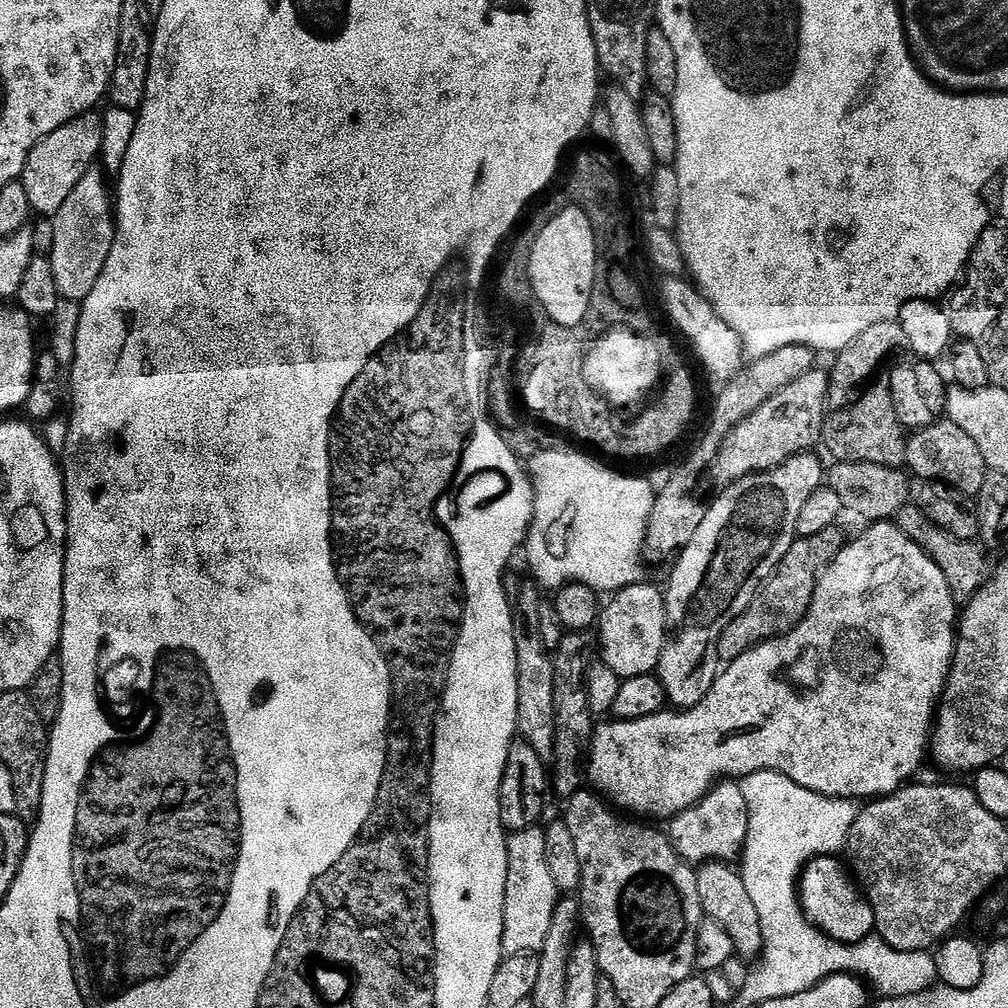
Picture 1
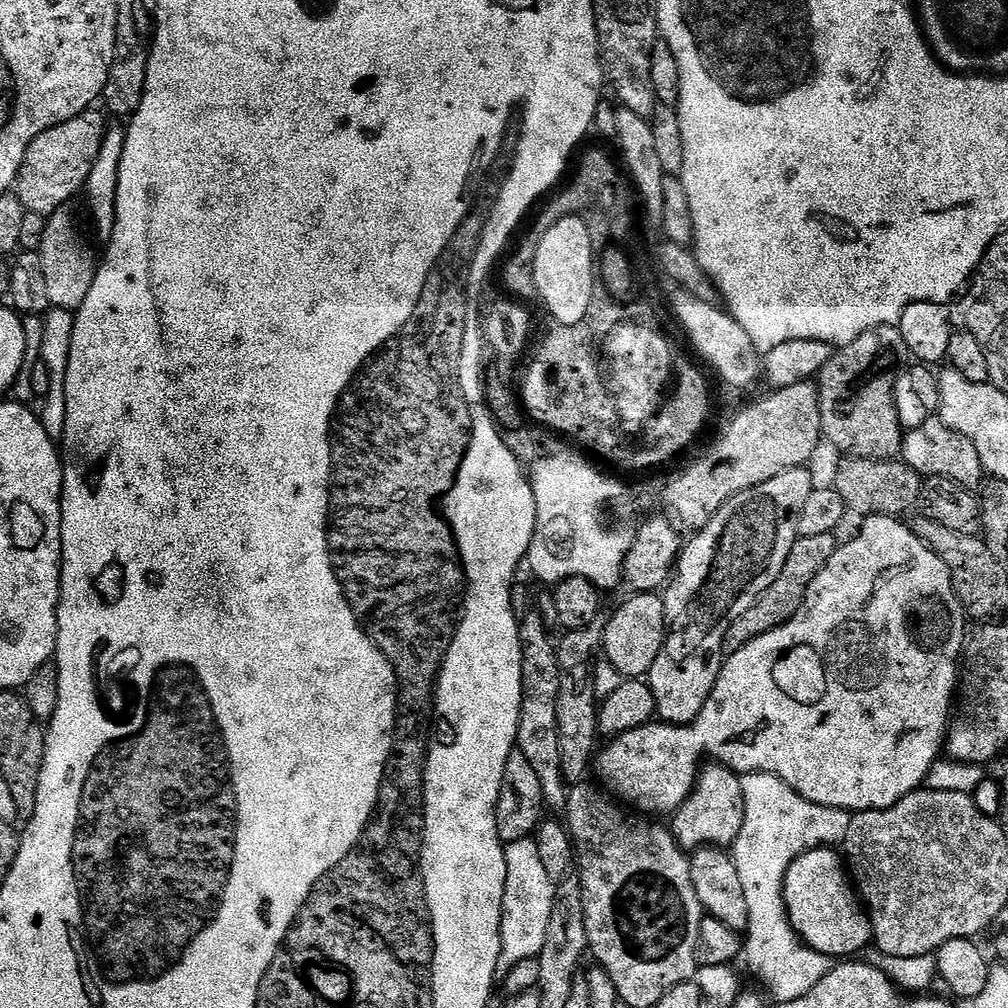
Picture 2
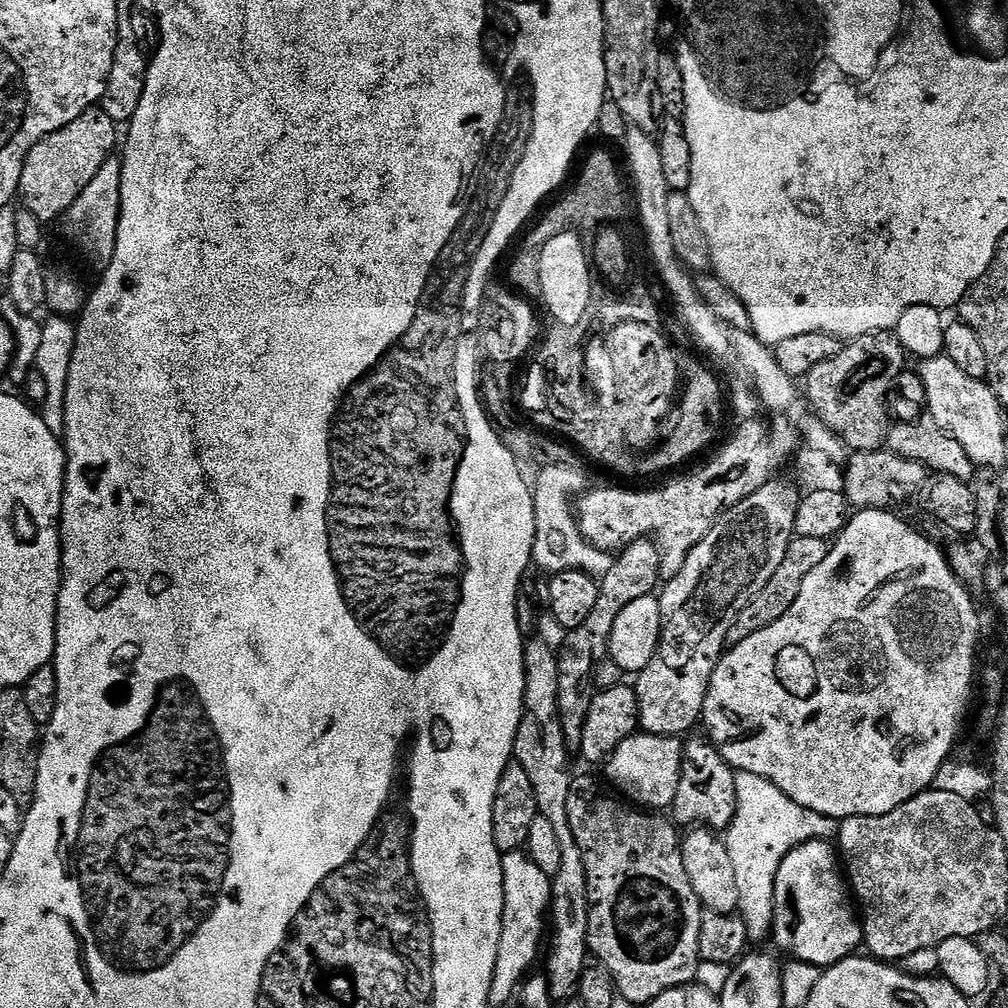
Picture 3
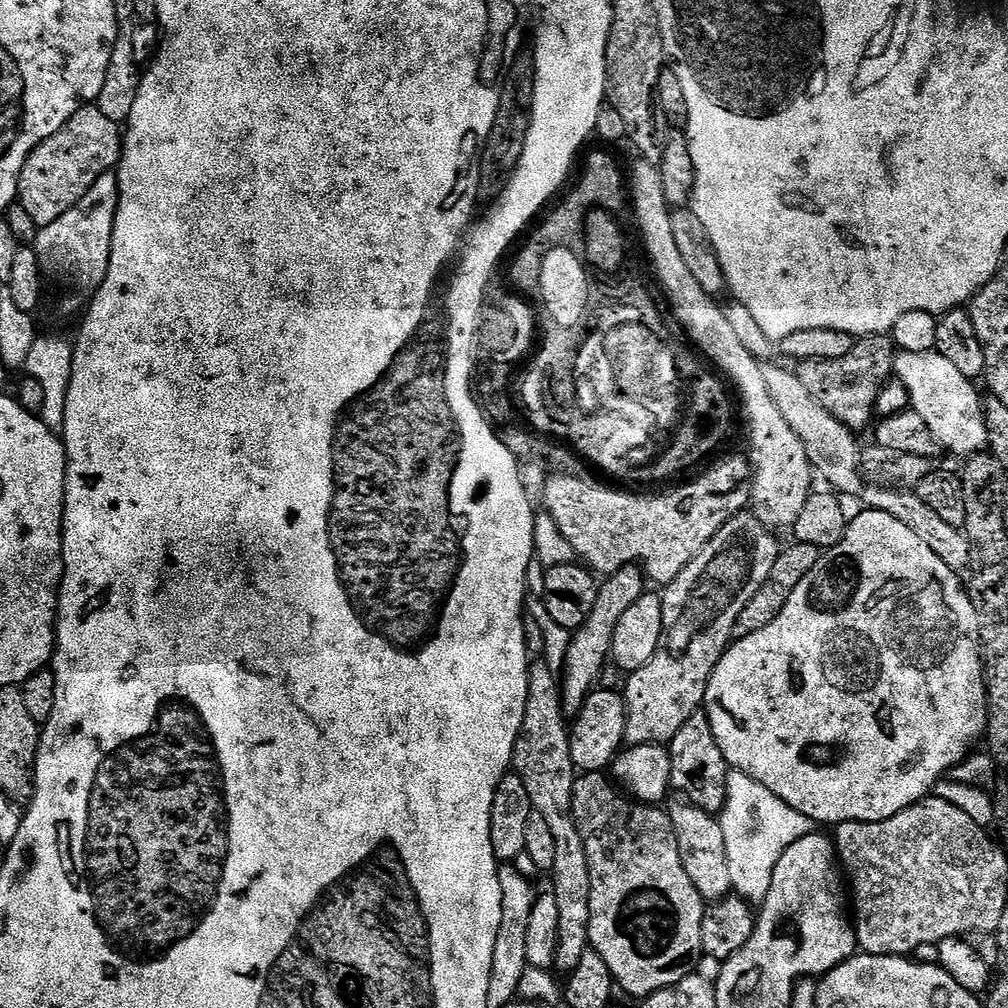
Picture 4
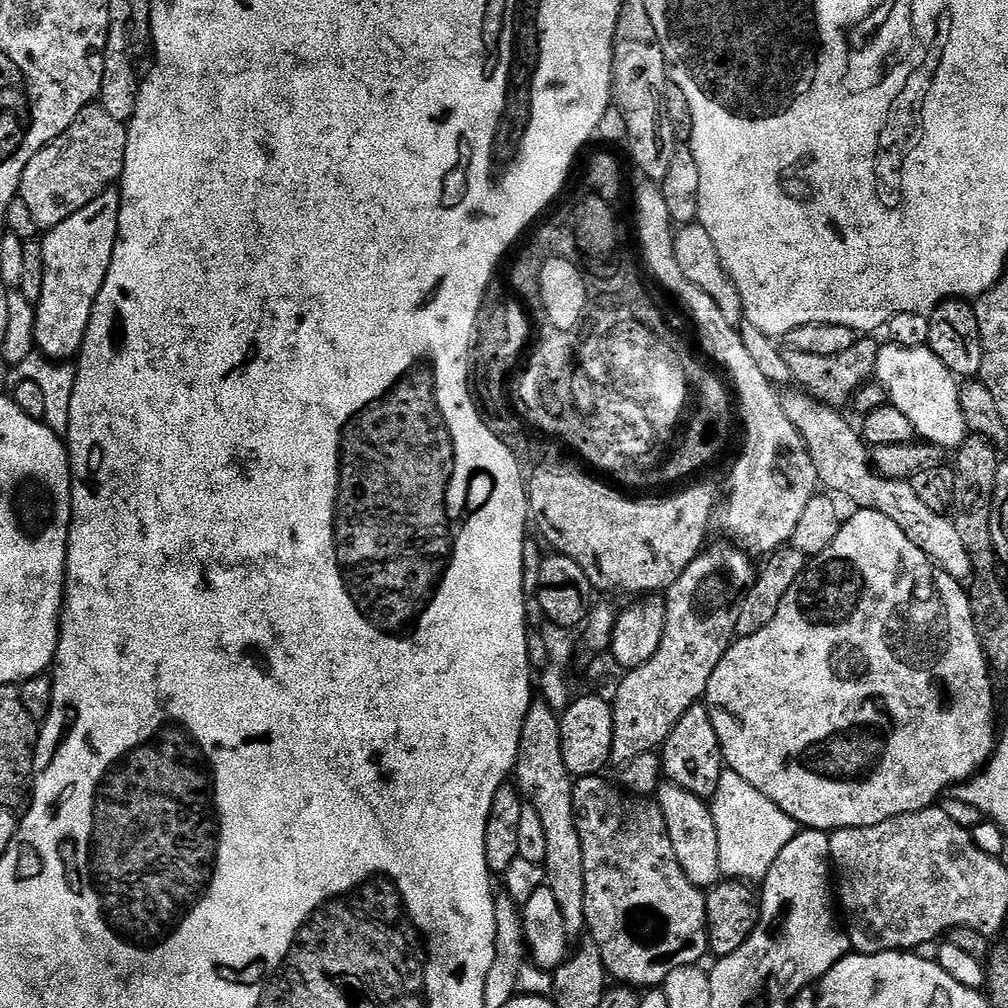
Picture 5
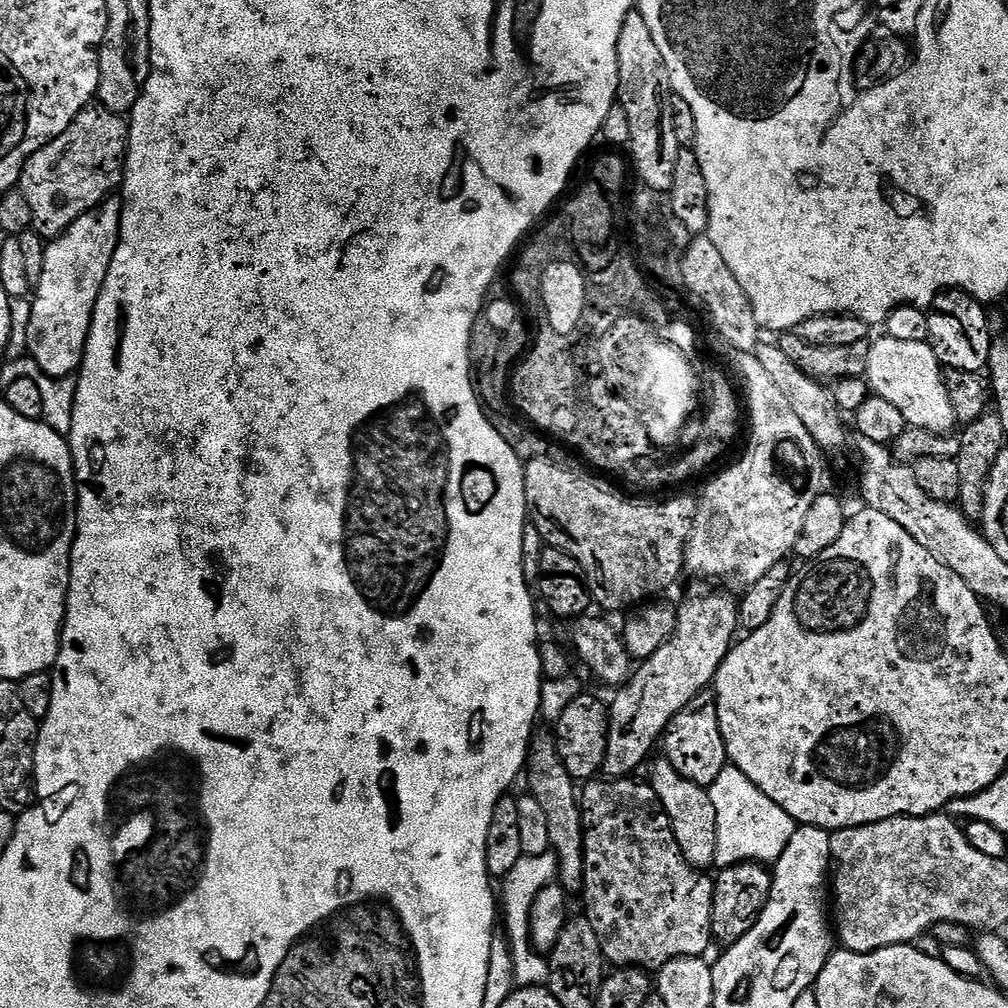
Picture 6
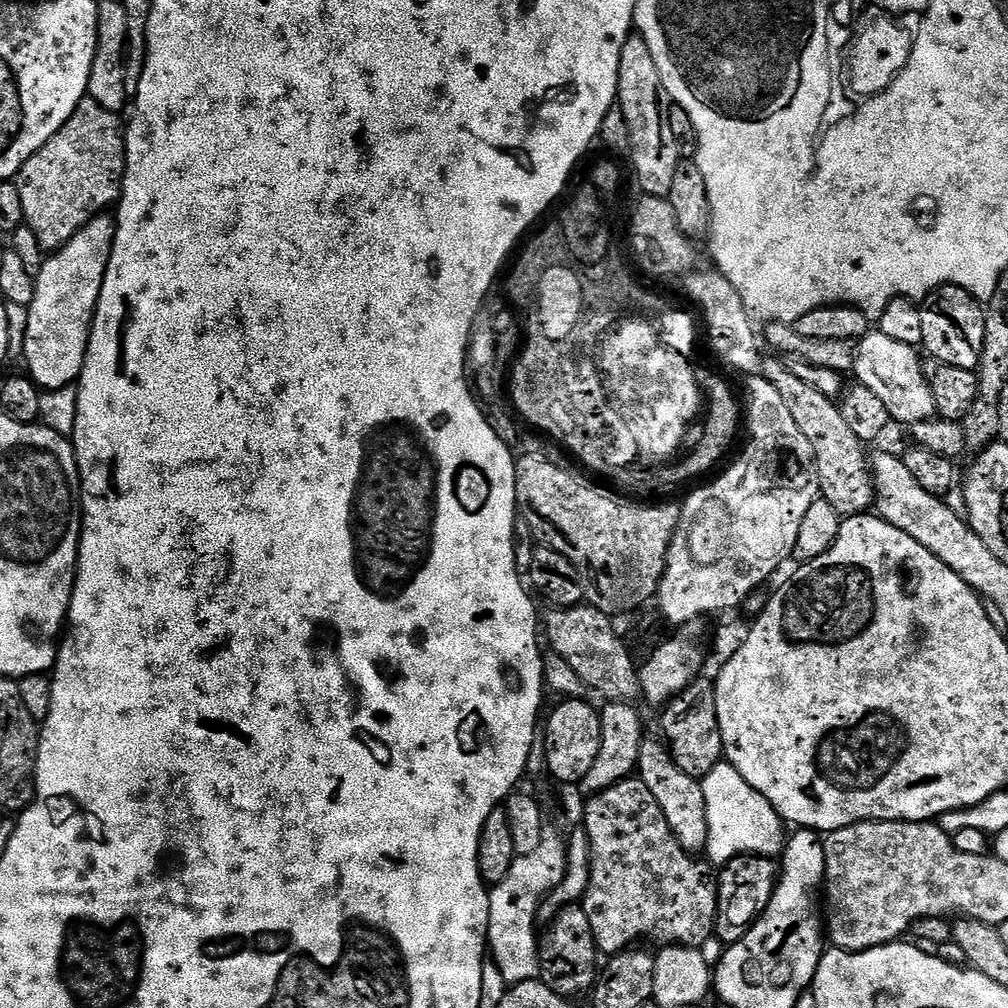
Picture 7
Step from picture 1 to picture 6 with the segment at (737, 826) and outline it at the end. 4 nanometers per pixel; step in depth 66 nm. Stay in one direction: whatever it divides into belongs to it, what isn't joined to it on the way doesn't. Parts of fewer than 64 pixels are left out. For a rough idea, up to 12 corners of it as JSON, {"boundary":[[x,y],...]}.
{"boundary":[[715,691],[674,714],[663,759],[711,788],[730,764]]}

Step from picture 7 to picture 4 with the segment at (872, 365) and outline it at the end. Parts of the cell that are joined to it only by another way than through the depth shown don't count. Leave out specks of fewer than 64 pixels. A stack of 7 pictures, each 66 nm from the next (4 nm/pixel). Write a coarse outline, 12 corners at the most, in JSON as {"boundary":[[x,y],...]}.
{"boundary":[[900,352],[894,376],[941,449],[988,448],[977,385],[940,352]]}

